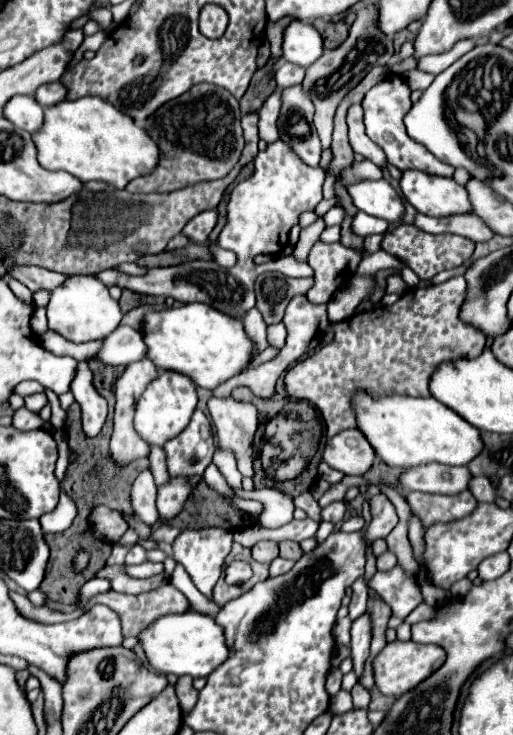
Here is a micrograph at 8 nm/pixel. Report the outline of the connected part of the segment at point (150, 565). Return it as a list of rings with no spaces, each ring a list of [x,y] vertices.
[[[144,562],[144,564],[138,564],[138,566],[126,566],[126,572],[134,578],[152,578],[152,576],[164,572],[164,566],[154,564],[154,562]]]

